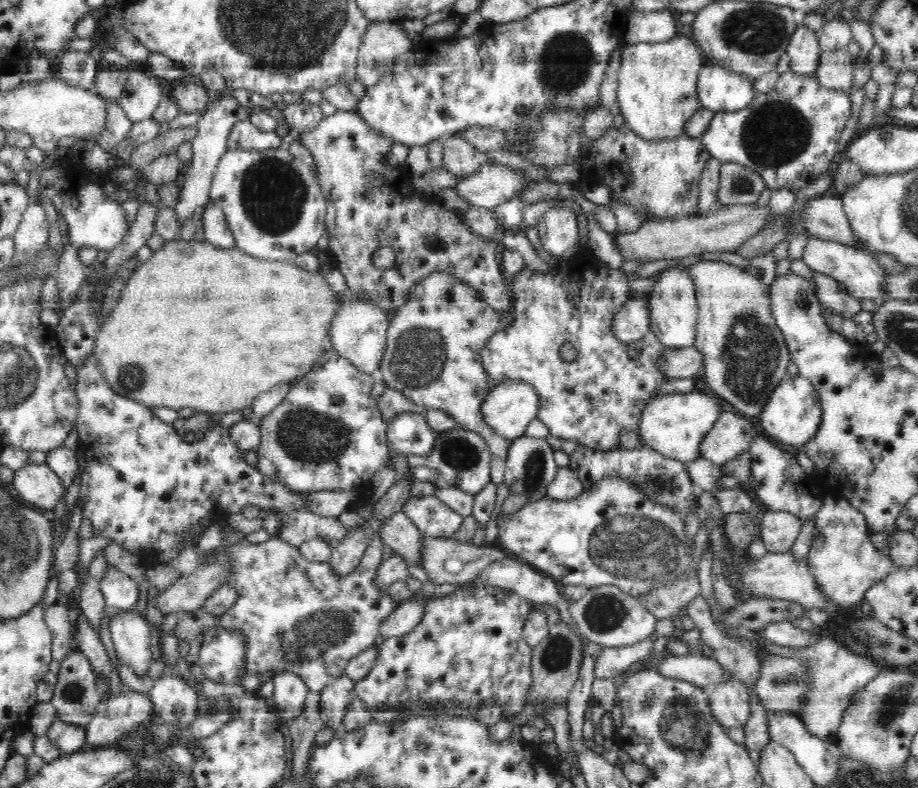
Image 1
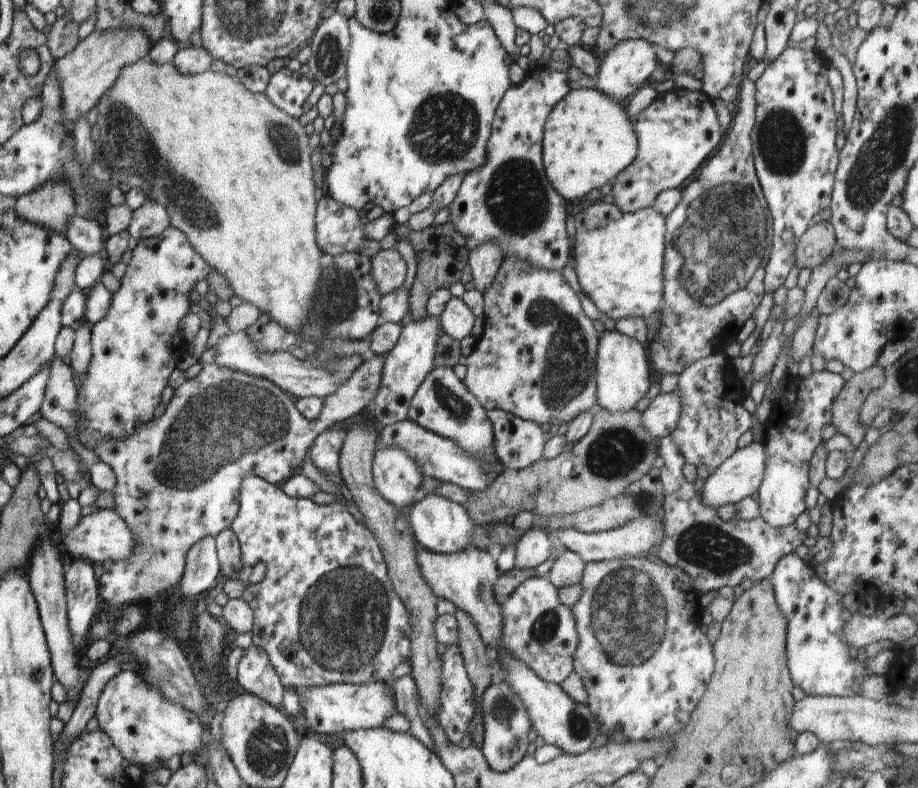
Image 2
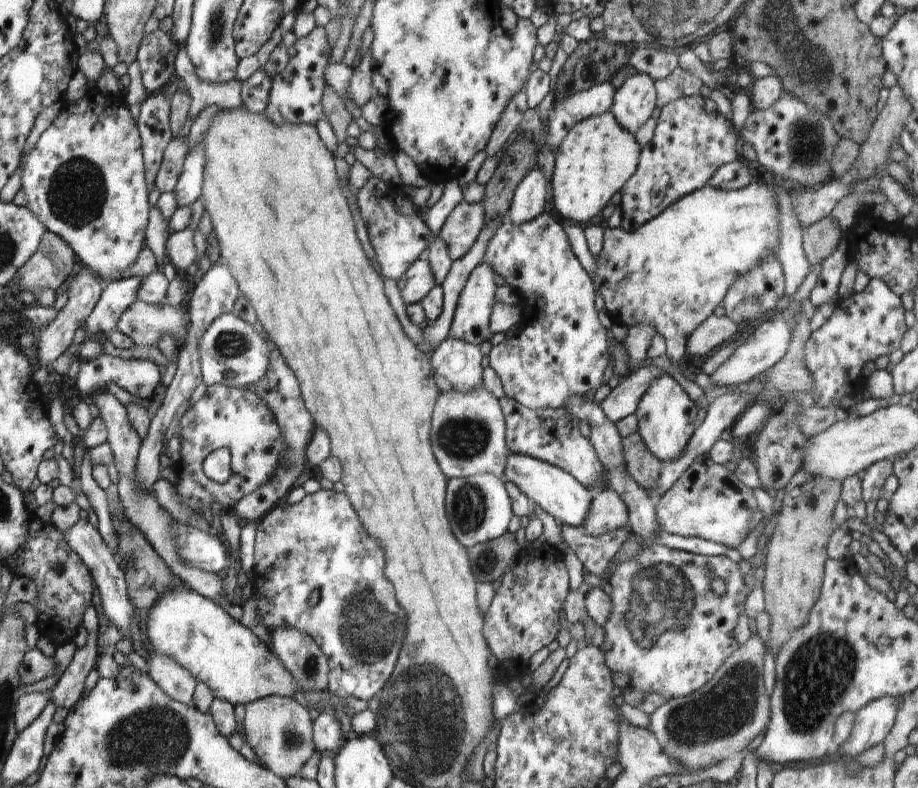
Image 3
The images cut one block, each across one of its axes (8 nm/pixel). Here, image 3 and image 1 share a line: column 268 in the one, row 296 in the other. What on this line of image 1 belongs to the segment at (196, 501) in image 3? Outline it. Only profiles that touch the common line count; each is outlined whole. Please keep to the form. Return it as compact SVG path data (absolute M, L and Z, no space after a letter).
M432 272L432 274L424 276L424 279L420 280L420 282L418 282L416 286L413 286L412 290L408 292L408 297L407 302L400 309L390 315L386 348L382 362L380 362L380 369L377 376L386 383L386 388L392 387L392 389L402 392L402 394L406 395L412 402L424 406L427 410L440 409L441 411L444 411L444 413L448 413L448 415L456 421L456 427L478 433L486 442L488 442L487 446L490 446L490 452L492 452L492 454L498 452L498 458L502 458L502 462L504 462L504 458L507 458L509 448L508 439L505 438L504 440L504 437L500 438L500 434L498 436L498 433L484 422L483 413L481 412L482 403L489 390L488 377L484 372L484 367L482 367L482 359L480 359L480 352L485 347L487 340L504 326L502 323L502 314L492 309L489 305L486 305L484 299L475 288L456 280L453 274L448 274L447 272Z

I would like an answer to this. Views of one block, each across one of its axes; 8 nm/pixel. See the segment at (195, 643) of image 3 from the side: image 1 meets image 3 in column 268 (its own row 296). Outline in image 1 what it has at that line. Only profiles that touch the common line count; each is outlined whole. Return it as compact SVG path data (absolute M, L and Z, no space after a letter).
M670 267L664 271L657 281L653 284L652 291L646 295L649 302L649 316L650 316L650 328L652 334L656 336L658 341L662 343L664 347L691 347L694 346L696 340L696 326L697 326L697 314L698 304L696 298L696 287L692 277L683 269Z

